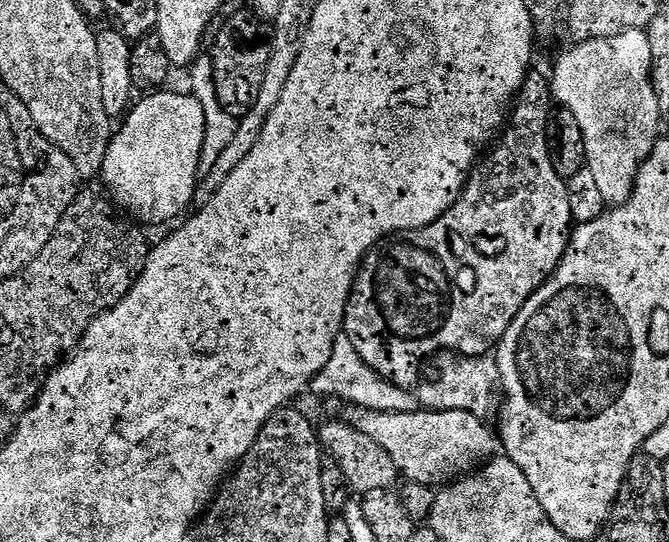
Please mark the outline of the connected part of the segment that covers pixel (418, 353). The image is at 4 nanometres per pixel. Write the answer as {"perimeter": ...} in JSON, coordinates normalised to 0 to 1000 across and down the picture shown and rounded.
{"perimeter":[[[801,129],[791,131],[770,192],[777,199],[774,210],[779,220],[776,238],[767,242],[759,251],[759,258],[753,258],[753,273],[747,273],[747,280],[741,280],[741,288],[735,288],[735,295],[729,295],[729,303],[723,303],[723,310],[717,310],[717,317],[712,317],[712,332],[700,347],[698,362],[694,362],[694,369],[688,371],[686,382],[680,389],[673,386],[665,399],[658,399],[643,417],[622,421],[616,428],[593,432],[570,443],[561,458],[550,463],[550,470],[544,474],[544,483],[538,491],[538,500],[532,506],[532,518],[526,530],[514,581],[513,618],[516,622],[520,618],[528,646],[538,655],[537,670],[543,677],[556,679],[571,699],[580,701],[598,716],[616,720],[629,707],[628,677],[632,675],[634,662],[646,649],[676,649],[670,653],[686,653],[689,659],[731,655],[746,637],[747,627],[756,616],[756,609],[768,594],[768,587],[777,577],[785,557],[831,500],[831,493],[837,489],[837,478],[843,472],[843,463],[849,458],[849,445],[855,441],[858,400],[849,363],[849,339],[828,314],[819,275],[819,236],[815,223],[824,216],[828,205],[821,142],[815,135],[812,140]]]}

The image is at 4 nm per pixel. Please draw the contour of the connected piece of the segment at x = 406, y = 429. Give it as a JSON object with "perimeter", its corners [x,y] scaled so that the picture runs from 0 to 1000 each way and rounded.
{"perimeter":[[[526,749],[519,758],[517,780],[547,801],[547,808],[559,808],[559,815],[589,845],[593,873],[622,893],[668,897],[737,847],[740,834],[735,832],[744,827],[737,792],[734,797],[719,769],[691,756],[567,762]]]}

